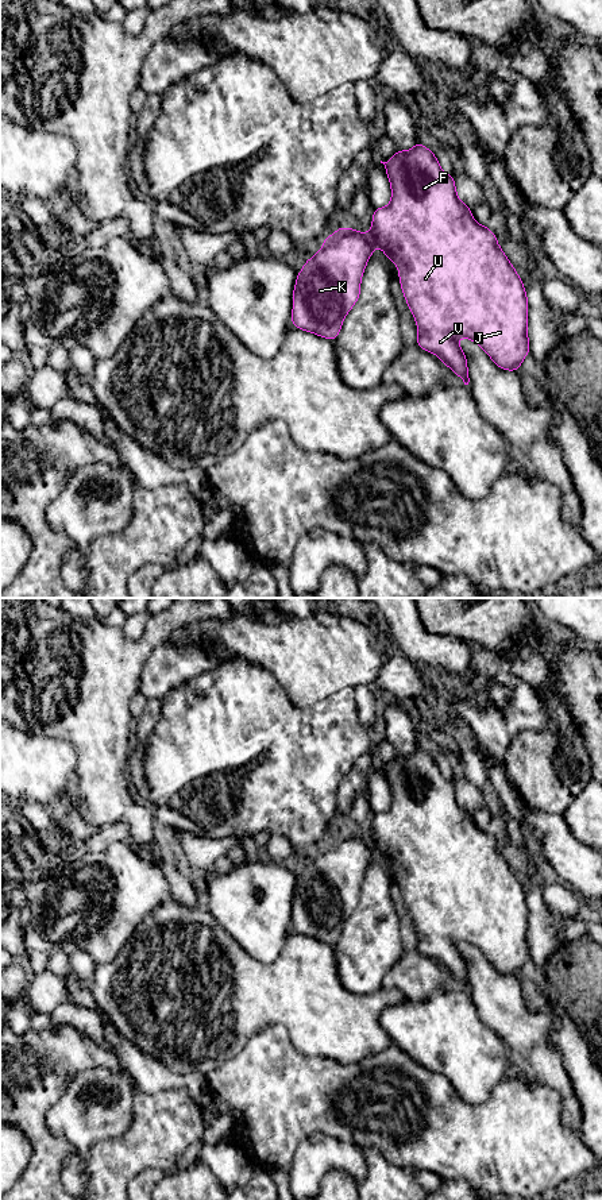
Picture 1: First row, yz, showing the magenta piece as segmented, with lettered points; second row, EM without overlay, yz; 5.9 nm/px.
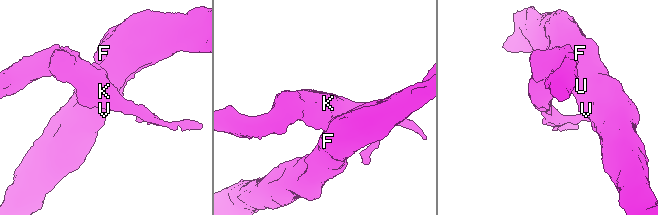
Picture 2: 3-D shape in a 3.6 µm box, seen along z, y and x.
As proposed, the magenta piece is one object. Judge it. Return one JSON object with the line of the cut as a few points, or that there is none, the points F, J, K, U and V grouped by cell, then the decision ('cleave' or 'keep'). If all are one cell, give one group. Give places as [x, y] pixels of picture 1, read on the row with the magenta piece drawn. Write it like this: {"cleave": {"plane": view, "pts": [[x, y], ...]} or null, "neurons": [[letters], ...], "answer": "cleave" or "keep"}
{"cleave": {"plane": "yz", "pts": [[369, 232], [375, 243]]}, "neurons": [["F", "J", "U", "V"], ["K"]], "answer": "cleave"}

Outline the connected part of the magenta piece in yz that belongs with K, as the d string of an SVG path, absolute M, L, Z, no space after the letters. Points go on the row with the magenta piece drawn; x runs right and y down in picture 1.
M350 227L324 239L321 250L297 274L292 325L333 342L360 296L362 275L374 247L370 232Z

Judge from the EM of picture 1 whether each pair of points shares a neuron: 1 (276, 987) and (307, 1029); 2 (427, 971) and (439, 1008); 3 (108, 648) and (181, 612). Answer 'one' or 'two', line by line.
1: one
2: two
3: one

